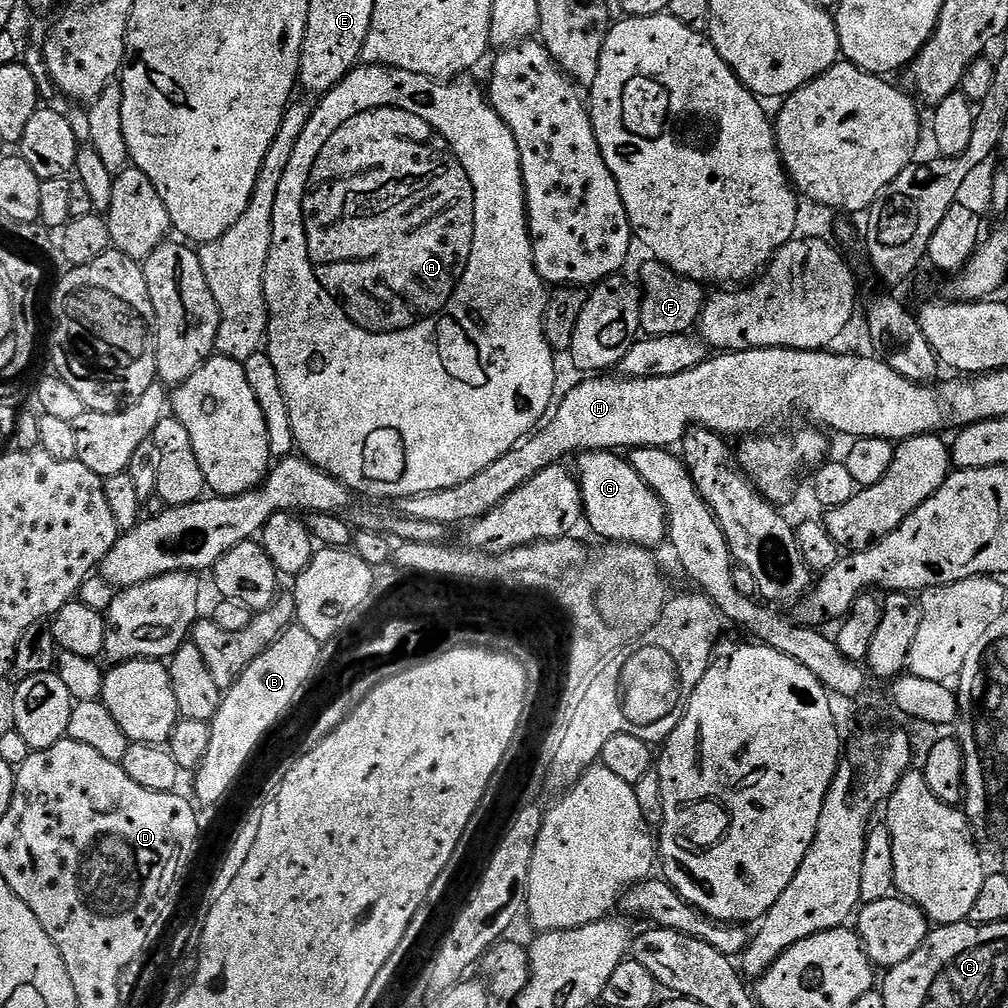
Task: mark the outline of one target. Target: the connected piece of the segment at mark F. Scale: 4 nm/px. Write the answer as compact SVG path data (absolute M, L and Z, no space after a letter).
M648 258L640 268L640 332L650 336L683 336L691 333L700 321L706 299L705 285L691 280L666 266L661 260Z

